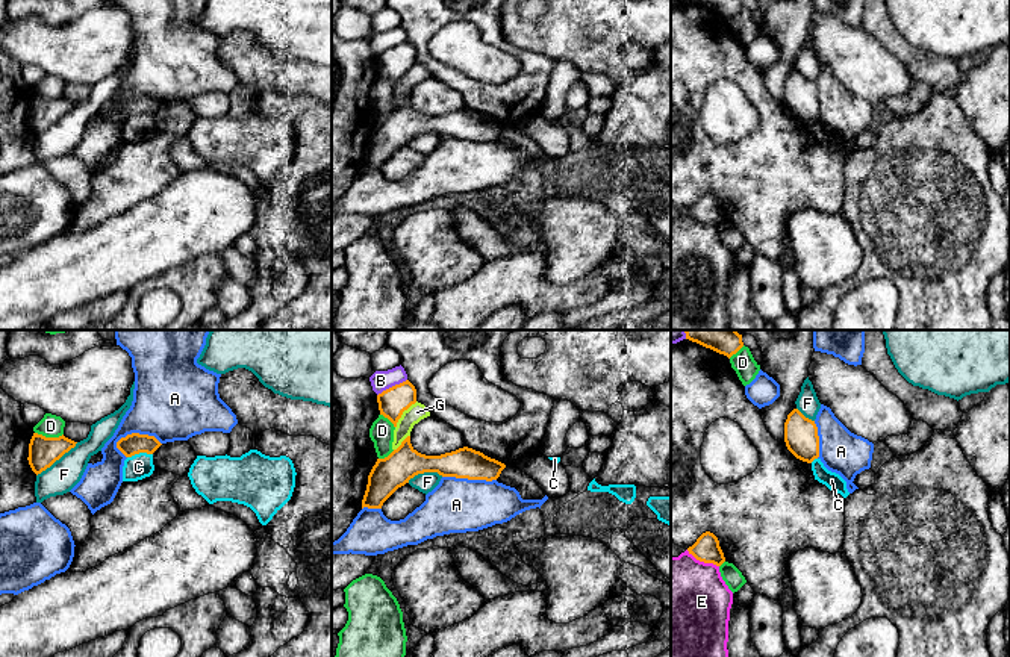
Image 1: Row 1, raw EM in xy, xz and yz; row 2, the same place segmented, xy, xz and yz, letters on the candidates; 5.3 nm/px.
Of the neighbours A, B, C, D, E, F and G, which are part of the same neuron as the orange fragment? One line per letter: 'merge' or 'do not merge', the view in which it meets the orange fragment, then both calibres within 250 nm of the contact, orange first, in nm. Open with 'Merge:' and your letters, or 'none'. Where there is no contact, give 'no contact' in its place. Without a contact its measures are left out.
Merge: none
A: do not merge; meets orange in xy; 110 nm thick on the orange side, 420 nm on the other
B: do not merge; meets orange in xz; 150 nm thick on the orange side, 110 nm on the other
C: do not merge; meets orange in xy; 110 nm thick on the orange side, 140 nm on the other
D: do not merge; meets orange in xy; 160 nm thick on the orange side, 120 nm on the other
E: do not merge; meets orange in yz; 140 nm thick on the orange side, 480 nm on the other
F: do not merge; meets orange in xy; 160 nm thick on the orange side, 170 nm on the other
G: do not merge; meets orange in xz; 150 nm thick on the orange side, 90 nm on the other

